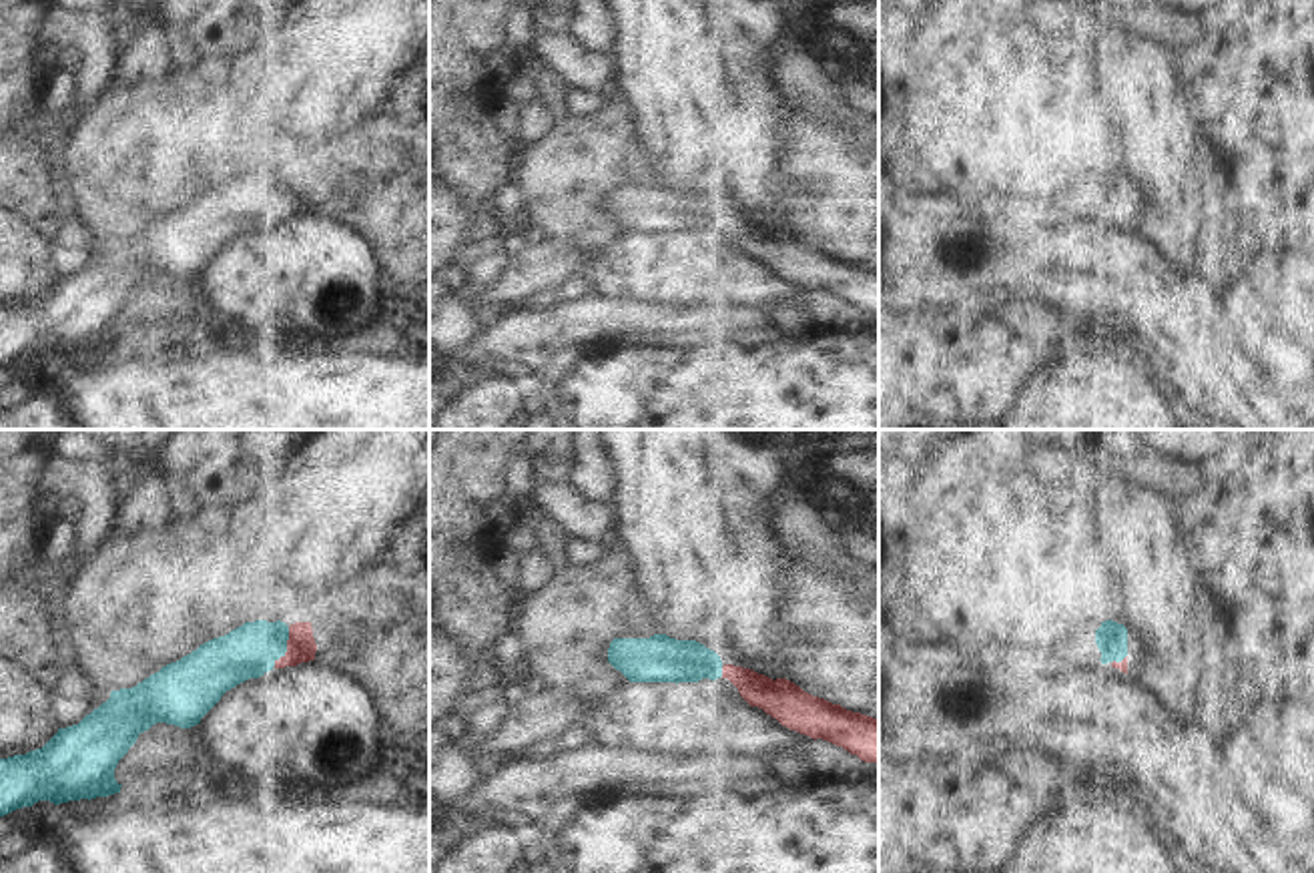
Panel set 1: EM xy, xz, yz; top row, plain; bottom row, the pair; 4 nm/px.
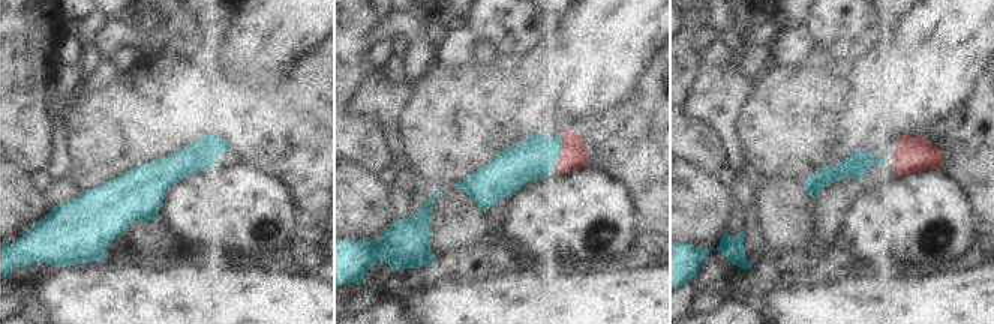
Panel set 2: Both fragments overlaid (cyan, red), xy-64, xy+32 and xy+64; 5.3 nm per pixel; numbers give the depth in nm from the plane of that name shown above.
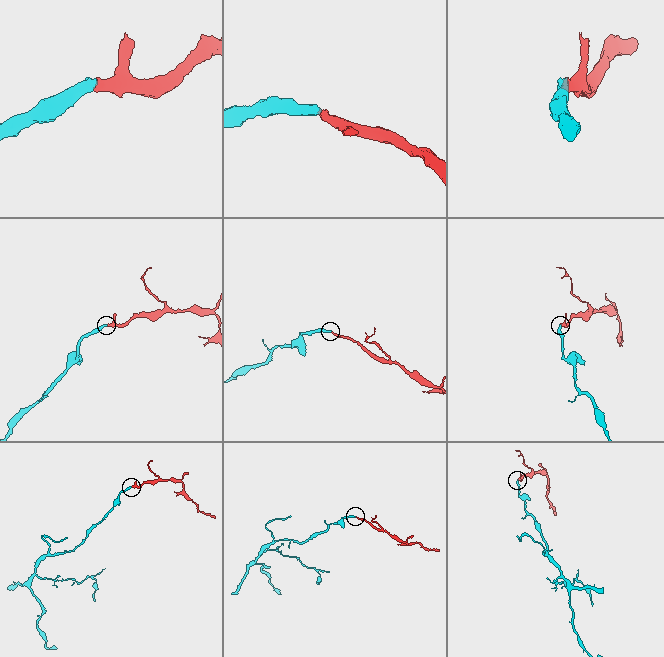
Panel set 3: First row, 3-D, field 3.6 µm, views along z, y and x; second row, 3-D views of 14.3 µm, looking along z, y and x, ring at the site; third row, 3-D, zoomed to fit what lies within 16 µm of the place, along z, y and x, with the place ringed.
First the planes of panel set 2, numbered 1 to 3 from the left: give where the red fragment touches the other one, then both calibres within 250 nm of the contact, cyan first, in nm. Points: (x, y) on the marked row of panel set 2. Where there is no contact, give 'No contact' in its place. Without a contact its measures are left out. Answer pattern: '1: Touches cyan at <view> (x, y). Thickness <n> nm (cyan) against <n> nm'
1: No contact
2: Touches cyan at xy+32 (559, 153). Thickness 220 nm (cyan) against 150 nm
3: No contact

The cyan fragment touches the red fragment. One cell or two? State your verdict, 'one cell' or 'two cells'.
one cell

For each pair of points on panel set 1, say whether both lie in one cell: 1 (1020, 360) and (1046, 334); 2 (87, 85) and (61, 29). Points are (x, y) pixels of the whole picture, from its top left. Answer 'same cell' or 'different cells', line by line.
1: different cells
2: same cell

